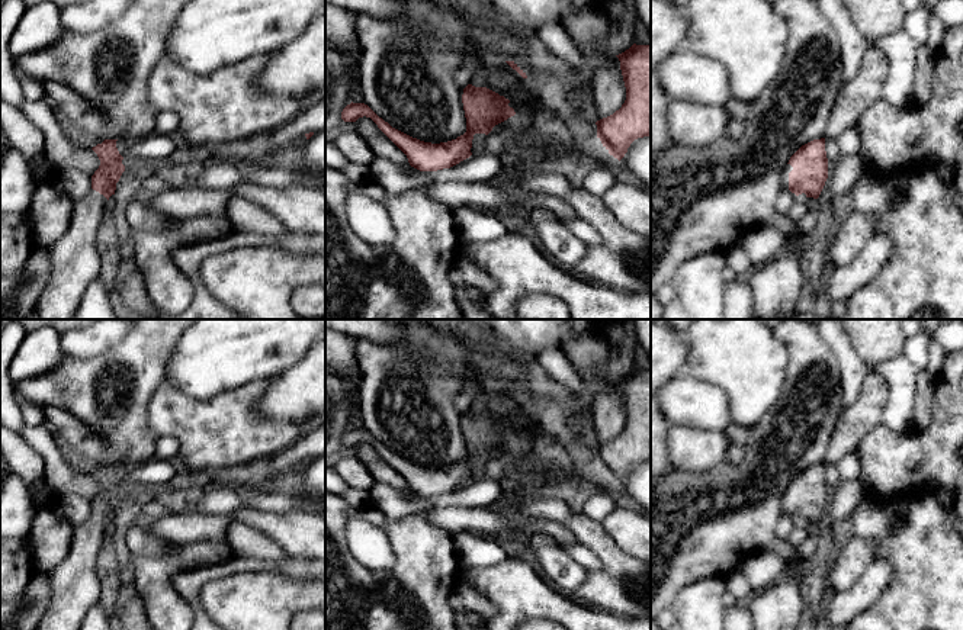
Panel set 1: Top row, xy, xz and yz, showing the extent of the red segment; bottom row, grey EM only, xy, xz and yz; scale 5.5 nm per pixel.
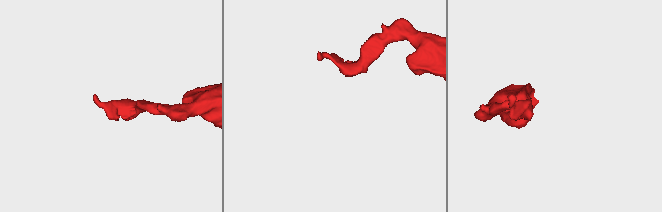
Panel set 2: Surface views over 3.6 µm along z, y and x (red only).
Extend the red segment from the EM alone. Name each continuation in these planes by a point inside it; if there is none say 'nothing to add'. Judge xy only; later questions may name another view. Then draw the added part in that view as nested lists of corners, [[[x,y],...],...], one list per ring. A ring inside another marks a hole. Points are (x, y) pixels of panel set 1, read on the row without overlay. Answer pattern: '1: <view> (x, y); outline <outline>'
1: xy (74, 585); outline [[[93,514],[74,527],[70,552],[51,573],[49,602],[36,630],[80,630],[86,614],[100,600],[96,562],[107,528]]]

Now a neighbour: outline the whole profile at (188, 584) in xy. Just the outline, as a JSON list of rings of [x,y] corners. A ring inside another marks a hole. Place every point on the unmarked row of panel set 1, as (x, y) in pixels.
[[[232,555],[227,560],[174,575],[173,588],[193,611],[195,621],[190,630],[224,630],[208,617],[202,607],[200,591],[208,582],[238,572],[263,570],[283,573],[296,581],[324,579],[325,559],[305,560],[286,556],[283,560],[263,560],[257,557],[240,557]]]

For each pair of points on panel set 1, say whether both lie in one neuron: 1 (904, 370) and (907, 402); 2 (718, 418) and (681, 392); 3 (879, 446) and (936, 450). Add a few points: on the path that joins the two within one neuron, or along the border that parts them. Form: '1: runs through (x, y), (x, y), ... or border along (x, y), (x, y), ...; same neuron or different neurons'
1: runs through (904, 378), (904, 395); same neuron
2: runs through (709, 410), (690, 401); same neuron
3: runs through (894, 450), (921, 450); same neuron

